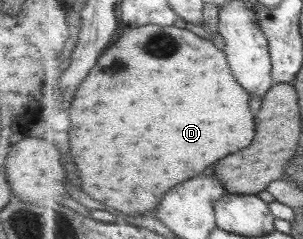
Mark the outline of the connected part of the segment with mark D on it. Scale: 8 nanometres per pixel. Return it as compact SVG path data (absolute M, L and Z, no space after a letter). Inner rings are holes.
M153 24L147 25L142 29L125 27L119 39L101 55L90 76L80 84L78 95L73 99L71 105L72 129L64 135L63 139L66 139L66 137L68 139L63 141L63 143L68 145L65 153L68 153L66 160L69 166L70 153L76 159L74 163L78 165L78 171L80 171L82 189L88 195L92 195L96 201L100 201L100 203L104 203L108 207L118 209L118 211L114 212L118 213L119 216L126 214L131 216L152 215L154 211L158 210L158 206L162 204L164 196L172 187L176 187L182 181L188 181L188 179L192 179L196 175L202 175L212 163L220 161L222 157L226 157L230 153L238 153L240 149L250 147L257 134L256 118L254 113L250 111L250 98L252 95L248 93L248 90L244 91L242 85L236 83L230 65L231 63L228 62L225 50L218 49L212 43L212 40L199 37L196 33L188 31L188 29L175 26L154 26Z

